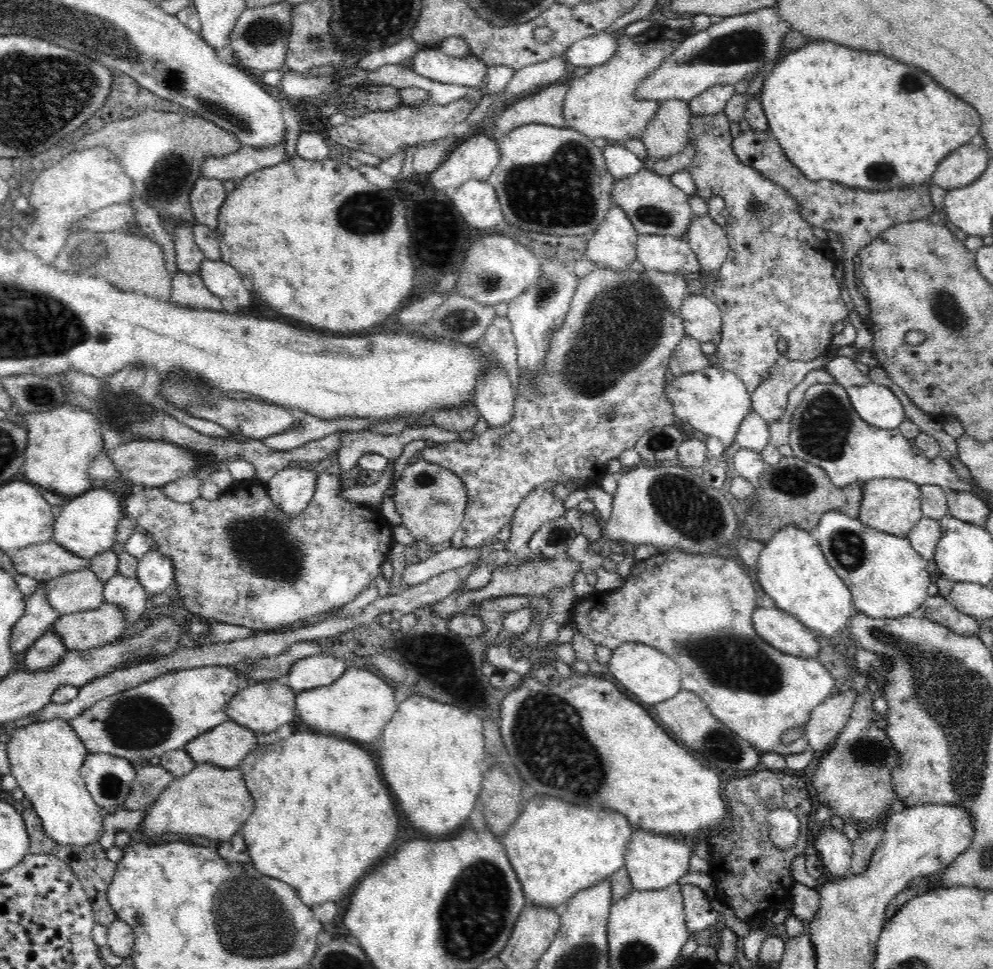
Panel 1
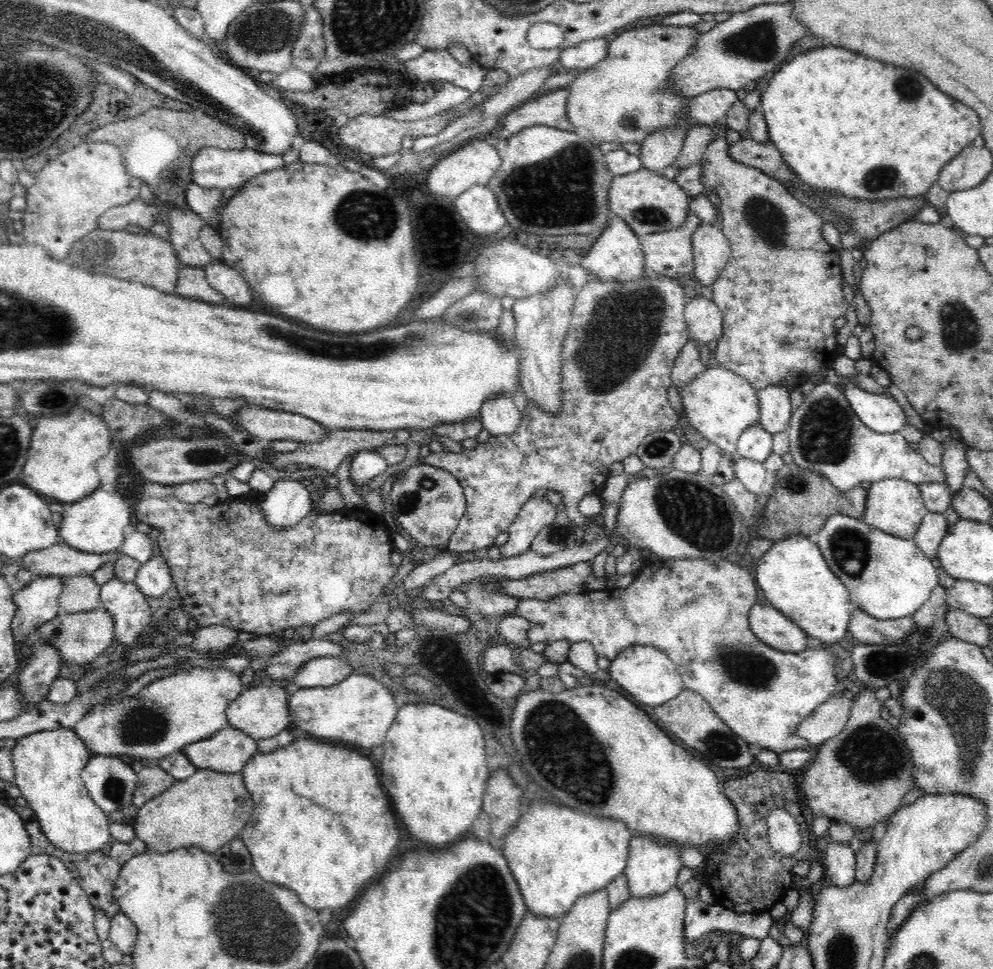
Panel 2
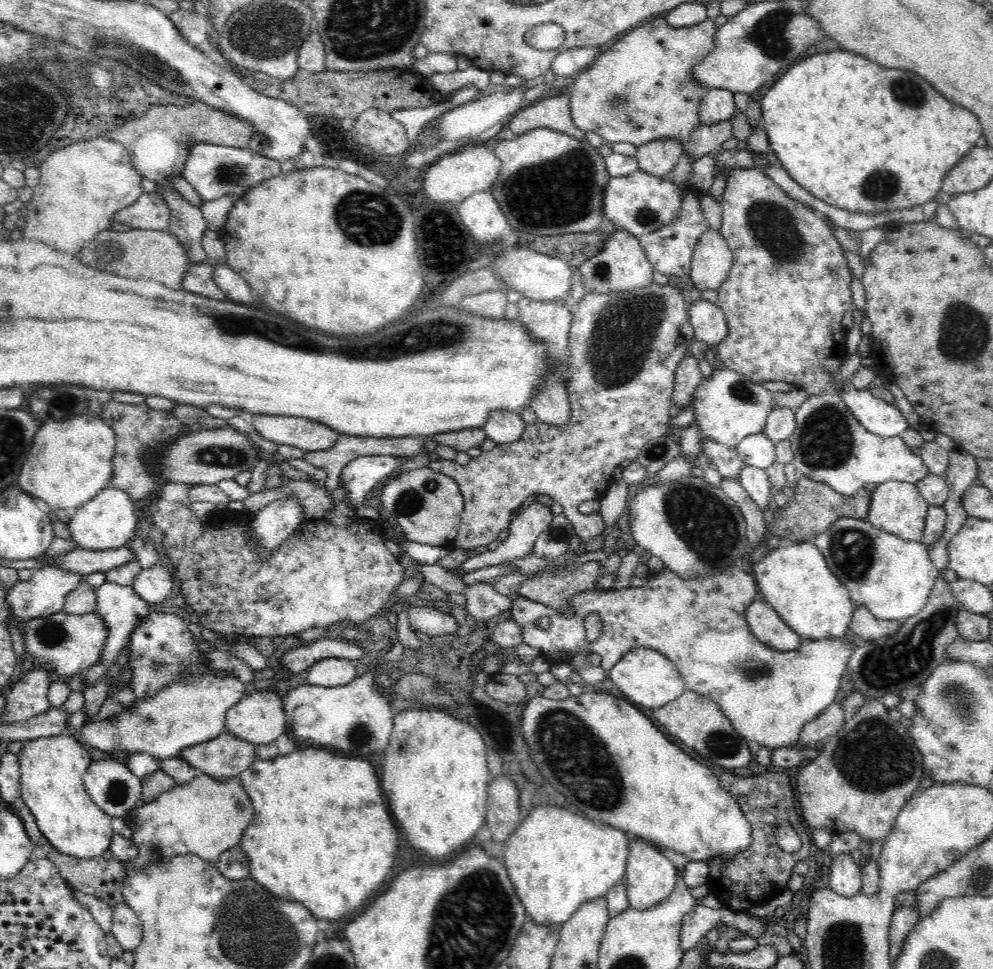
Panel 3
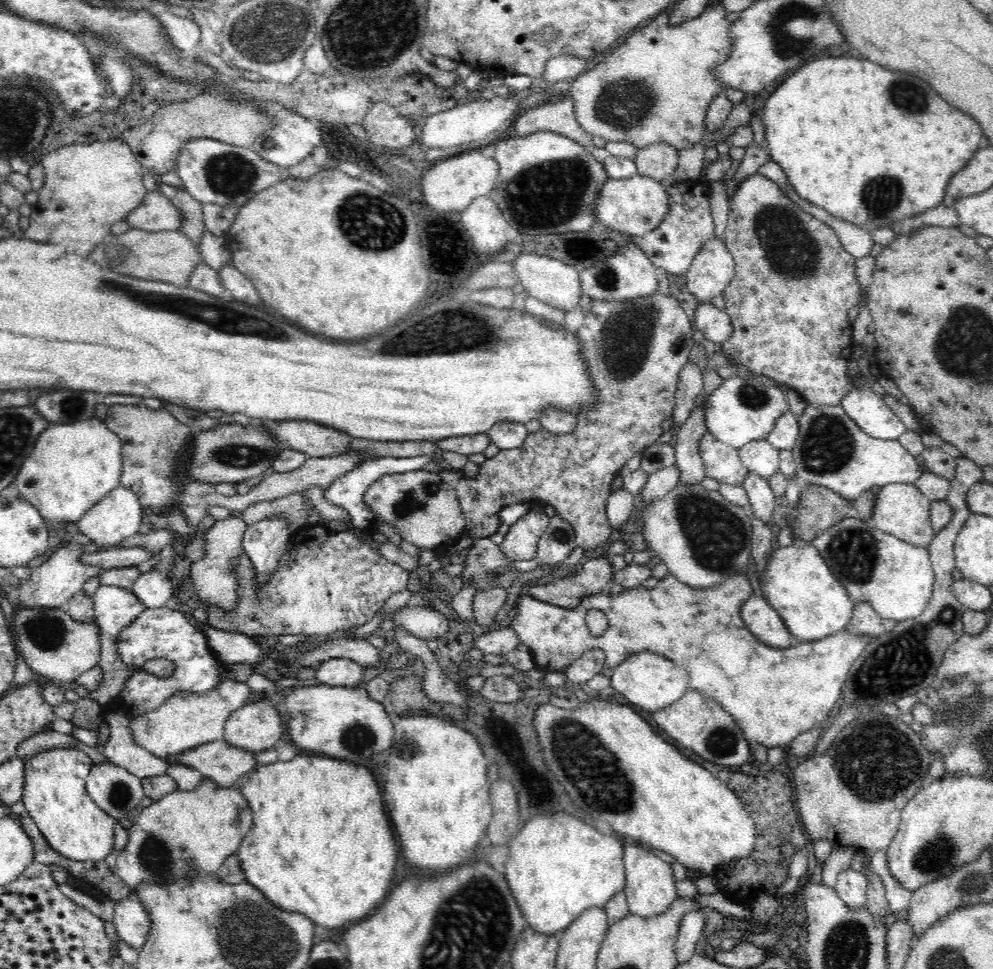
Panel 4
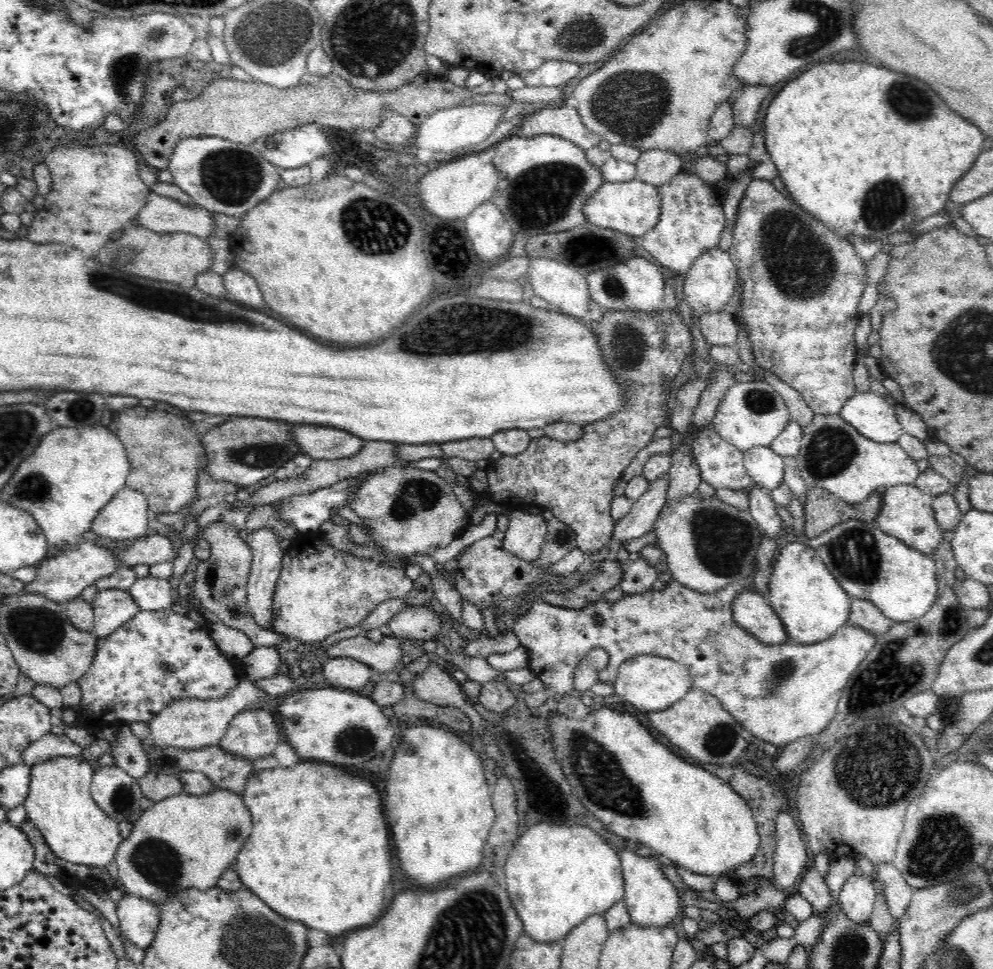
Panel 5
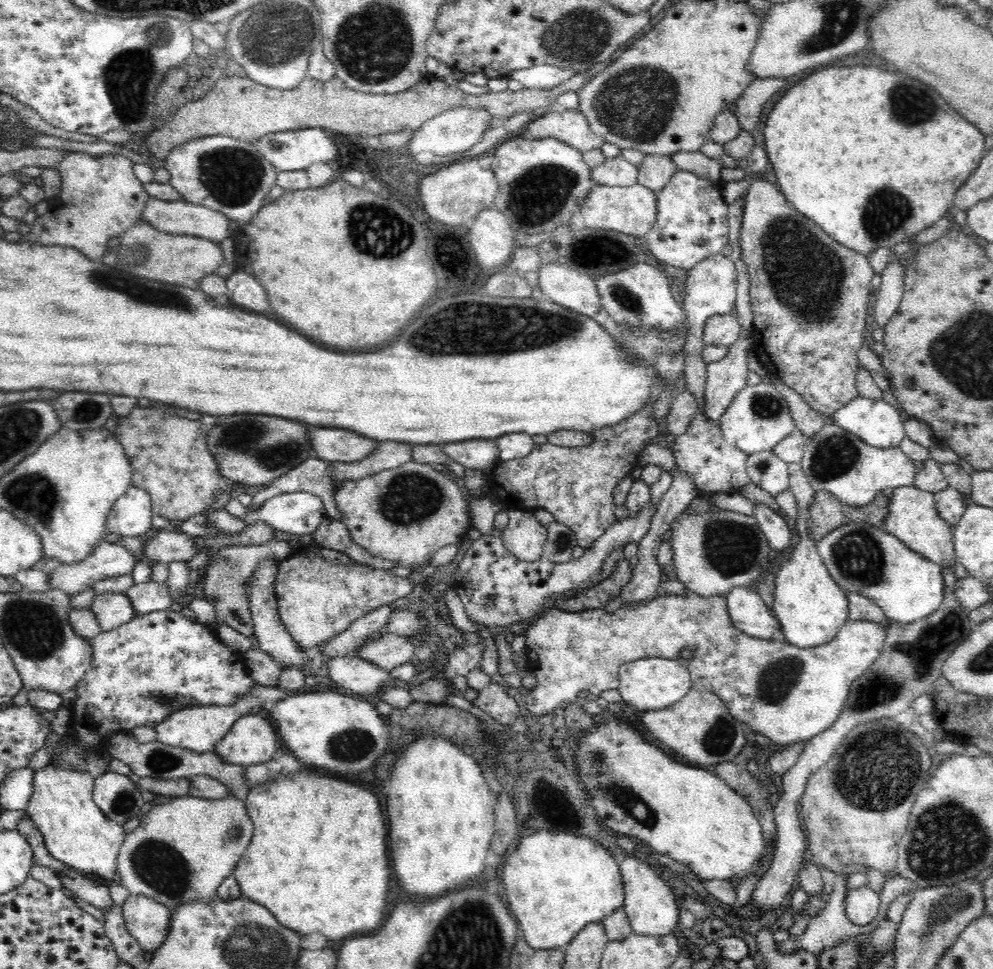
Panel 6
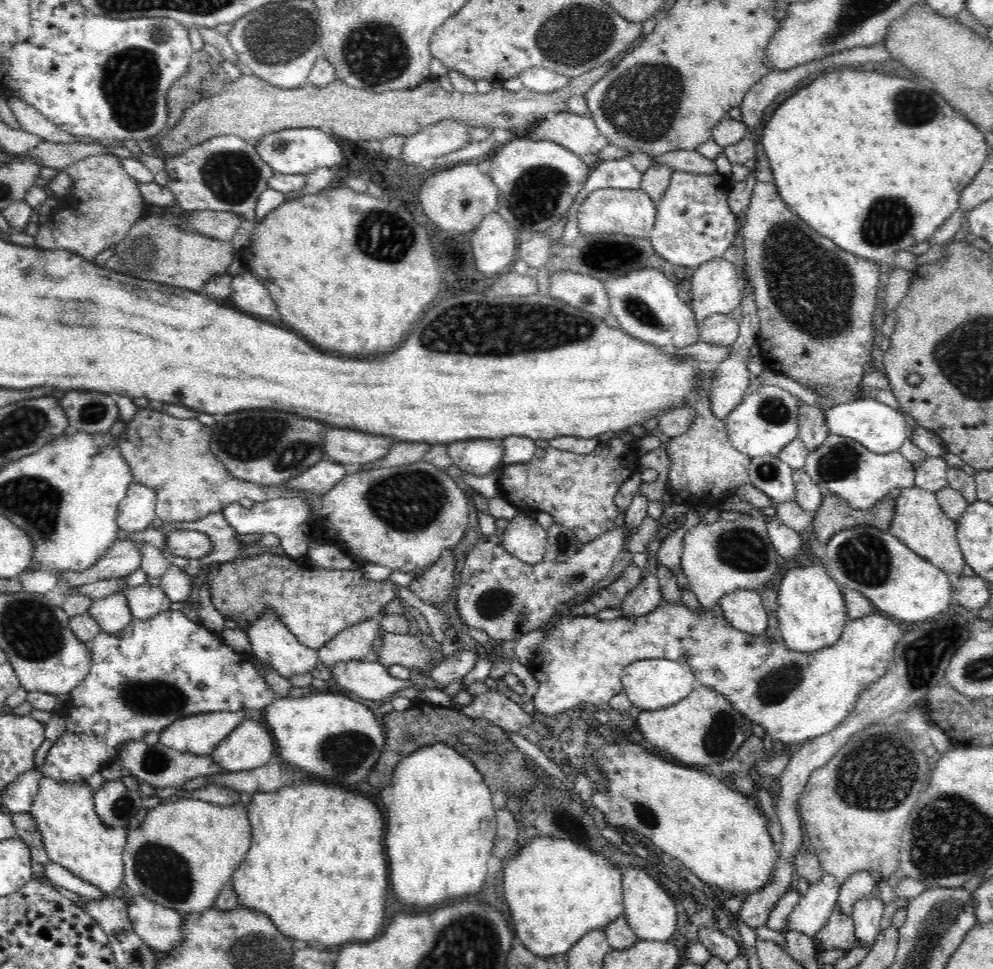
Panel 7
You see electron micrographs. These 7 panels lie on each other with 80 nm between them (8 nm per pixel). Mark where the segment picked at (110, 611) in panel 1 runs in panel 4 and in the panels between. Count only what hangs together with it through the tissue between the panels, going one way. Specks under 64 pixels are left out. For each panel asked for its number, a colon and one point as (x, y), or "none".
2: (80, 638)
3: (67, 643)
4: (54, 645)

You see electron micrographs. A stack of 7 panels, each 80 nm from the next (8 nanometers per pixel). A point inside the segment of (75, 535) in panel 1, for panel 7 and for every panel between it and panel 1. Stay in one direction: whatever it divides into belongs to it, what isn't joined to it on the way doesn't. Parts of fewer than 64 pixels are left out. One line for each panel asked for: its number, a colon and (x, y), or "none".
2: (96, 524)
3: (109, 521)
4: (119, 515)
5: (126, 516)
6: (132, 514)
7: (136, 512)

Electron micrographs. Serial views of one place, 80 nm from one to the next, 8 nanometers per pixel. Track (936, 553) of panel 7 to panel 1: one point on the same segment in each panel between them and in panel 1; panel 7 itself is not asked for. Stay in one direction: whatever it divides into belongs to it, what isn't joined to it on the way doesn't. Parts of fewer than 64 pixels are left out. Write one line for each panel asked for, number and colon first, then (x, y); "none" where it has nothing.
1: (893, 505)
2: (893, 505)
3: (898, 508)
4: (901, 509)
5: (907, 513)
6: (913, 518)

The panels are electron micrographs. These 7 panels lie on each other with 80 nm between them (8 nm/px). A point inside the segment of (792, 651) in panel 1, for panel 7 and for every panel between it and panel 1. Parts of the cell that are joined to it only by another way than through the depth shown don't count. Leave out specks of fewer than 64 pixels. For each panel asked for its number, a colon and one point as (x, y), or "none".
2: (772, 628)
3: (766, 624)
4: (764, 622)
5: (752, 611)
6: (748, 611)
7: (744, 609)

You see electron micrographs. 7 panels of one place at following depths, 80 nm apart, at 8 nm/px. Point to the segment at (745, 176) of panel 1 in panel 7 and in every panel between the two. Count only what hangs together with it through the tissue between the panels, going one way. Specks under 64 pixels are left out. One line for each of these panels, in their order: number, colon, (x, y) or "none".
2: (781, 292)
3: (784, 325)
4: (794, 282)
5: (804, 333)
6: (808, 333)
7: (820, 336)

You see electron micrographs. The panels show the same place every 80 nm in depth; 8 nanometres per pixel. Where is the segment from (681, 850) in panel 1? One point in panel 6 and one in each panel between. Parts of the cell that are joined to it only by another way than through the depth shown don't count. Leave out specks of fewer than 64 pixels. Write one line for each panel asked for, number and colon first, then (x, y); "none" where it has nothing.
2: (652, 868)
3: (650, 877)
4: (650, 889)
5: (652, 900)
6: (652, 908)

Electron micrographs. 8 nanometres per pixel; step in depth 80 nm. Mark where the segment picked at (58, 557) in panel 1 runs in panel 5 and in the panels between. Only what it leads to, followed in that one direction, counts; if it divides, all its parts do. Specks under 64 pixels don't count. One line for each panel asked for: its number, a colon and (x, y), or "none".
2: (61, 560)
3: (83, 561)
4: (117, 557)
5: (149, 550)

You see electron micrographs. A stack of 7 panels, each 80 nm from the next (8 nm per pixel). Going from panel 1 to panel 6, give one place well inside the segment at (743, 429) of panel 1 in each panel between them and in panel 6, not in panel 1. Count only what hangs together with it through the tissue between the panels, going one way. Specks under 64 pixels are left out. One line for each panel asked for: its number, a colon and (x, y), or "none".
2: (756, 443)
3: (758, 450)
4: (759, 457)
5: (766, 467)
6: (766, 469)

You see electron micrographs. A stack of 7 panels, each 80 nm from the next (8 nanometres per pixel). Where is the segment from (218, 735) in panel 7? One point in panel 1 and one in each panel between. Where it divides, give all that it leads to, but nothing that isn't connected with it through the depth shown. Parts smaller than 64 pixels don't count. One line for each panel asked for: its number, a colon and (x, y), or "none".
1: (165, 713)
2: (174, 711)
3: (186, 713)
4: (186, 719)
5: (189, 723)
6: (197, 728)

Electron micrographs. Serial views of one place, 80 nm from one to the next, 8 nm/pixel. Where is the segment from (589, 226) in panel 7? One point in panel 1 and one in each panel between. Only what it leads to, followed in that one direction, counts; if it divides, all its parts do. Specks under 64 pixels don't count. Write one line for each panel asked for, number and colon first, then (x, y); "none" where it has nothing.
1: (655, 206)
2: (648, 203)
3: (640, 203)
4: (635, 205)
5: (633, 207)
6: (632, 209)

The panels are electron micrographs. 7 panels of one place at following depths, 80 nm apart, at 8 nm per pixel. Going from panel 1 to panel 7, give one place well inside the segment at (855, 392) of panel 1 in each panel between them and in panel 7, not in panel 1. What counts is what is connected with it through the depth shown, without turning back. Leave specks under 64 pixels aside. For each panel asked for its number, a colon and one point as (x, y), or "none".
2: (881, 413)
3: (877, 416)
4: (869, 411)
5: (874, 417)
6: (878, 424)
7: (881, 429)

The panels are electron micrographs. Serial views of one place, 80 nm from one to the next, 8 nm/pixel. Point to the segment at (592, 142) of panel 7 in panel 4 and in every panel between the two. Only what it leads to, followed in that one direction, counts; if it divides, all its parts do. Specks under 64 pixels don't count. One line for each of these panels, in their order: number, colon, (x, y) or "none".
4: (557, 115)
5: (564, 121)
6: (571, 126)

